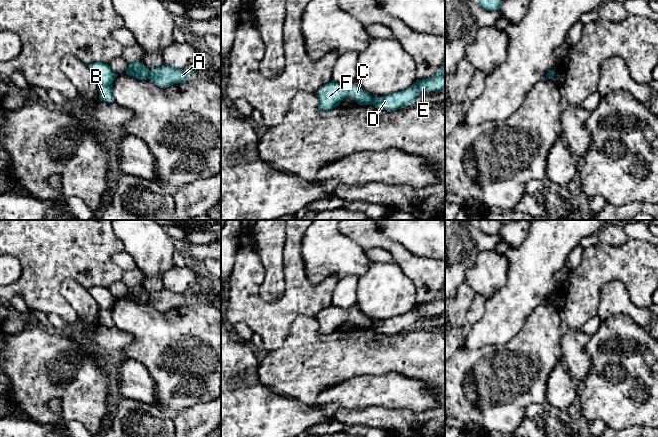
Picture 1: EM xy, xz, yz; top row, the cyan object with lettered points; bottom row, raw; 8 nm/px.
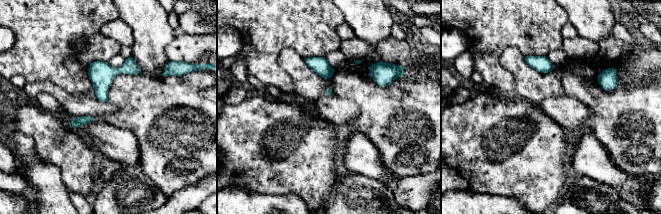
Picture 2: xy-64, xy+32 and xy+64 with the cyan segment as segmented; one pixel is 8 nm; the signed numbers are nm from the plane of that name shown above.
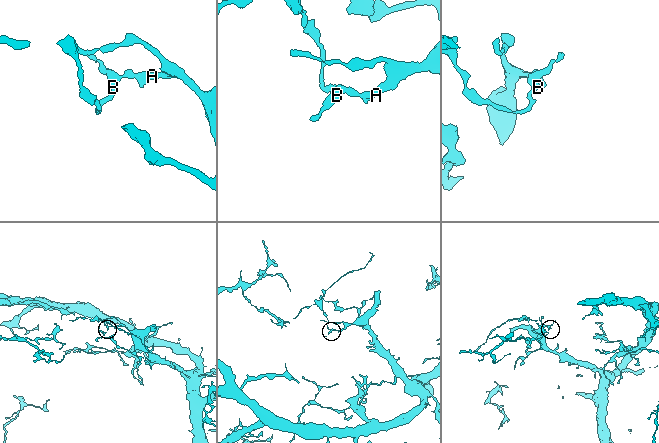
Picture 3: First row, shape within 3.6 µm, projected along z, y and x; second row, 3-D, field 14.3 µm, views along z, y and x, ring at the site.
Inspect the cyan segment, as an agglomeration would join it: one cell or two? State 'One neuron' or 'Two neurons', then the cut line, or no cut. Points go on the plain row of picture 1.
Two neurons. Split along xy (150, 295), (148, 302)

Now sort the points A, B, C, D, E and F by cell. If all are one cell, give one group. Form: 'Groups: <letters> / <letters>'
Groups: A D E / B C F

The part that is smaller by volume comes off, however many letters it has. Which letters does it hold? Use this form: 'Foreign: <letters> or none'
Foreign: B, C, F

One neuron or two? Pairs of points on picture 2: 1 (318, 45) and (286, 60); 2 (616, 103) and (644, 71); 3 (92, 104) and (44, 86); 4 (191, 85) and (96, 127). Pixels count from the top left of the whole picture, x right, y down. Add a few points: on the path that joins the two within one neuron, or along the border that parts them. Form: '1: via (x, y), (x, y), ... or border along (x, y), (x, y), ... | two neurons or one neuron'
1: border along (286, 47), (279, 54), (278, 64), (290, 76) | two neurons
2: border along (650, 79), (640, 82), (618, 83) | two neurons
3: via (80, 104), (68, 102), (56, 91) | one neuron
4: border along (103, 119), (116, 127), (128, 130) | two neurons

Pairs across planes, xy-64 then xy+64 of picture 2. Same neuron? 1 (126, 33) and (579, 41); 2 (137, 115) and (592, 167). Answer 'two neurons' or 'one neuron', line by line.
1: two neurons
2: two neurons

